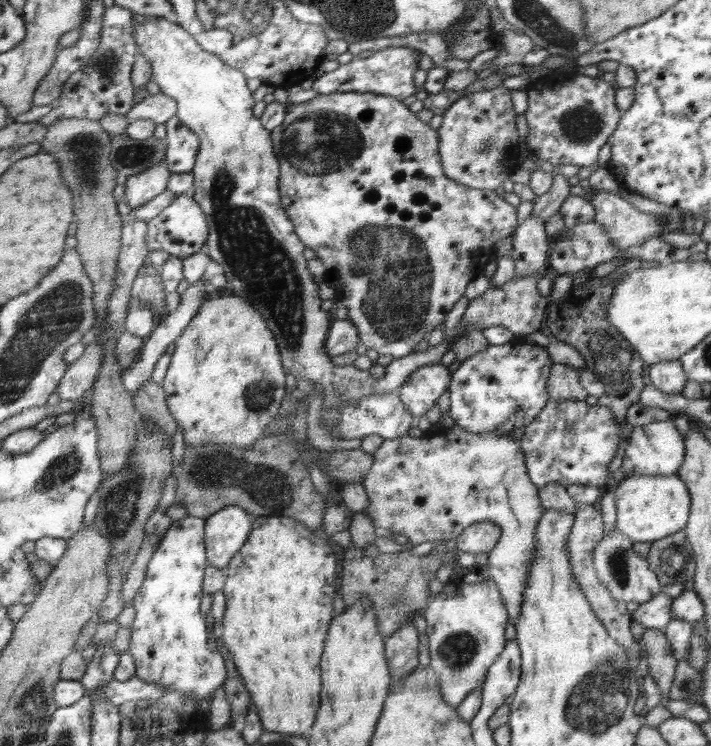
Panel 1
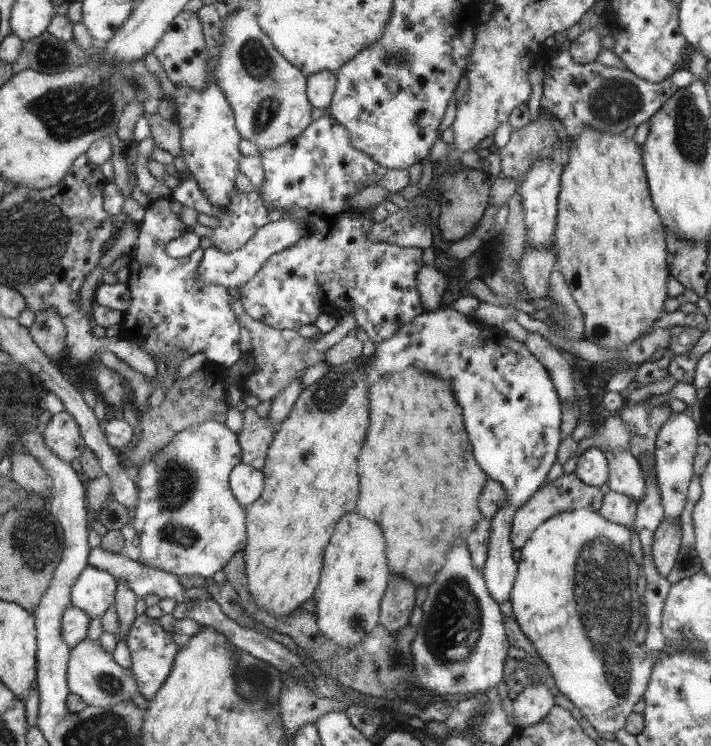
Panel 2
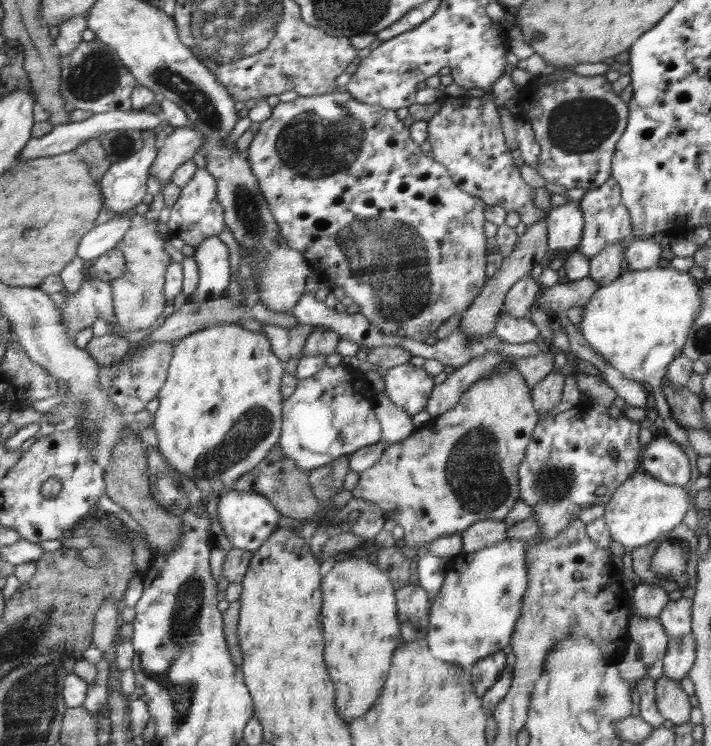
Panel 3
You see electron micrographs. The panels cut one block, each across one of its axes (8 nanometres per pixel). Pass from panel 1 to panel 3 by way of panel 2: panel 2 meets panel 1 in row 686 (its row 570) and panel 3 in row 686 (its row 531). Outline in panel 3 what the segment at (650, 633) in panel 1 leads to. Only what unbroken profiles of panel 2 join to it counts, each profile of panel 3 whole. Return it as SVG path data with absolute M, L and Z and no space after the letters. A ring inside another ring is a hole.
M666 676L656 679L657 710L665 720L675 726L681 726L690 720L692 704L689 695L684 692L679 681L670 680Z

